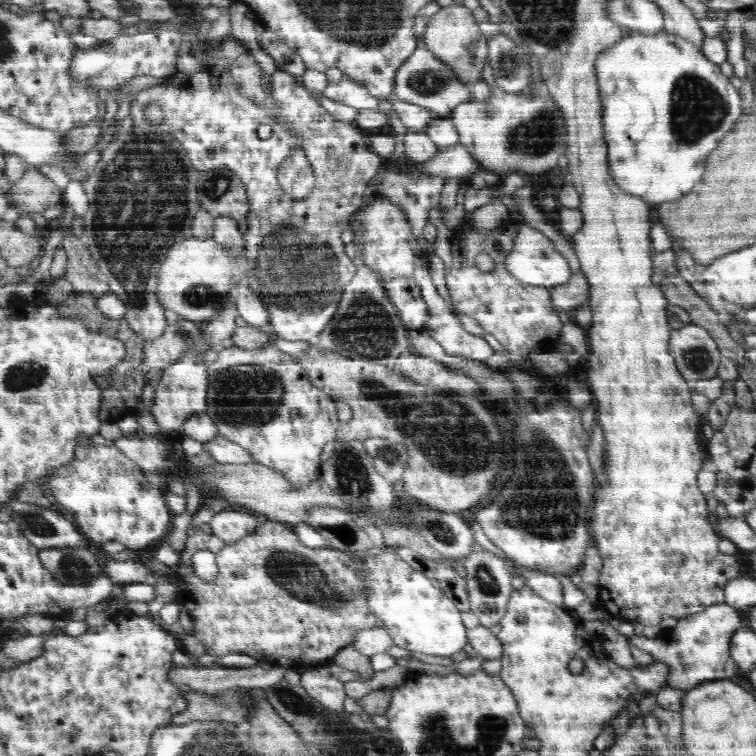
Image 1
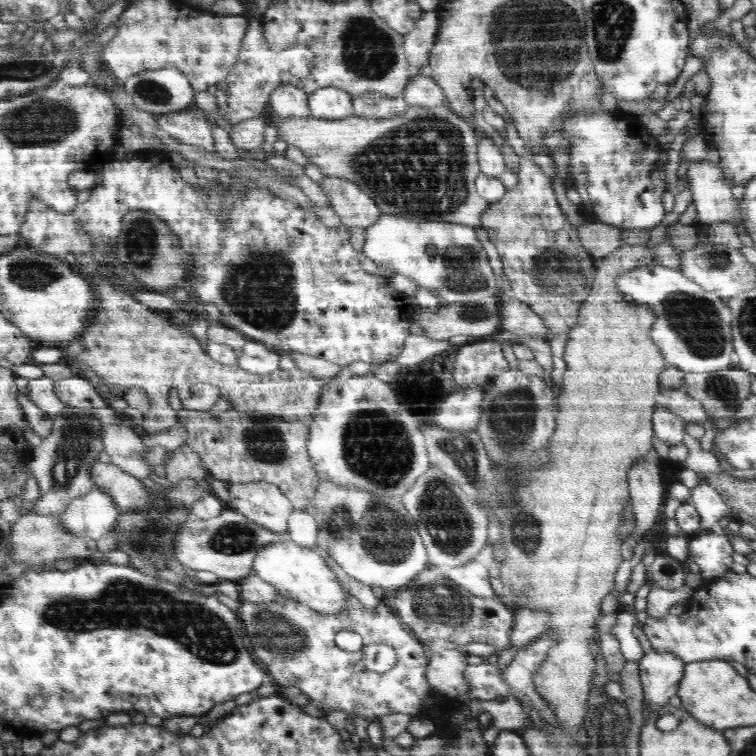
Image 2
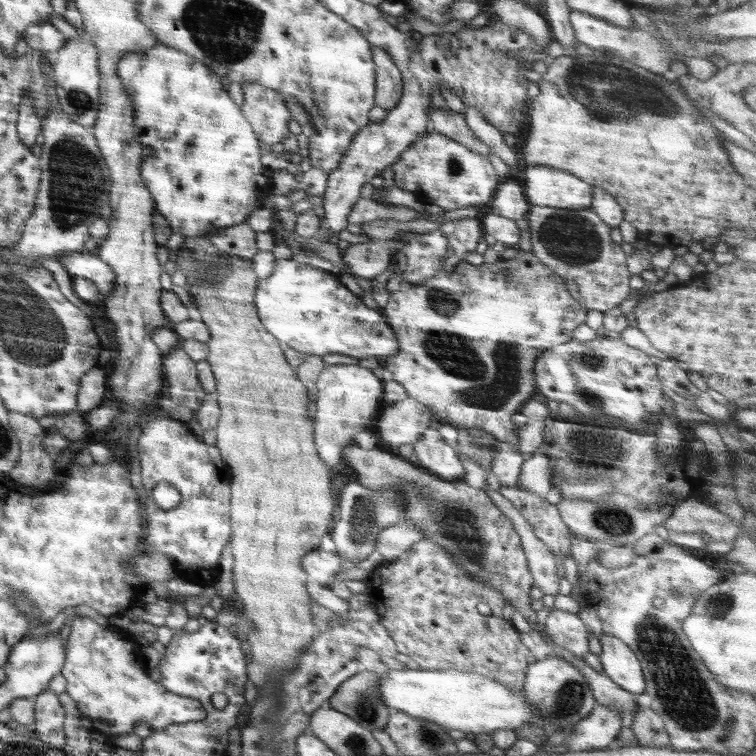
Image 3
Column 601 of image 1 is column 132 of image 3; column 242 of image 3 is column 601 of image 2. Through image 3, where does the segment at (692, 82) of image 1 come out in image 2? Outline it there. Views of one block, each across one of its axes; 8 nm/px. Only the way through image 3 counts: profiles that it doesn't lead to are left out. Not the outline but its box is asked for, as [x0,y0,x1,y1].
[560,111,668,230]

